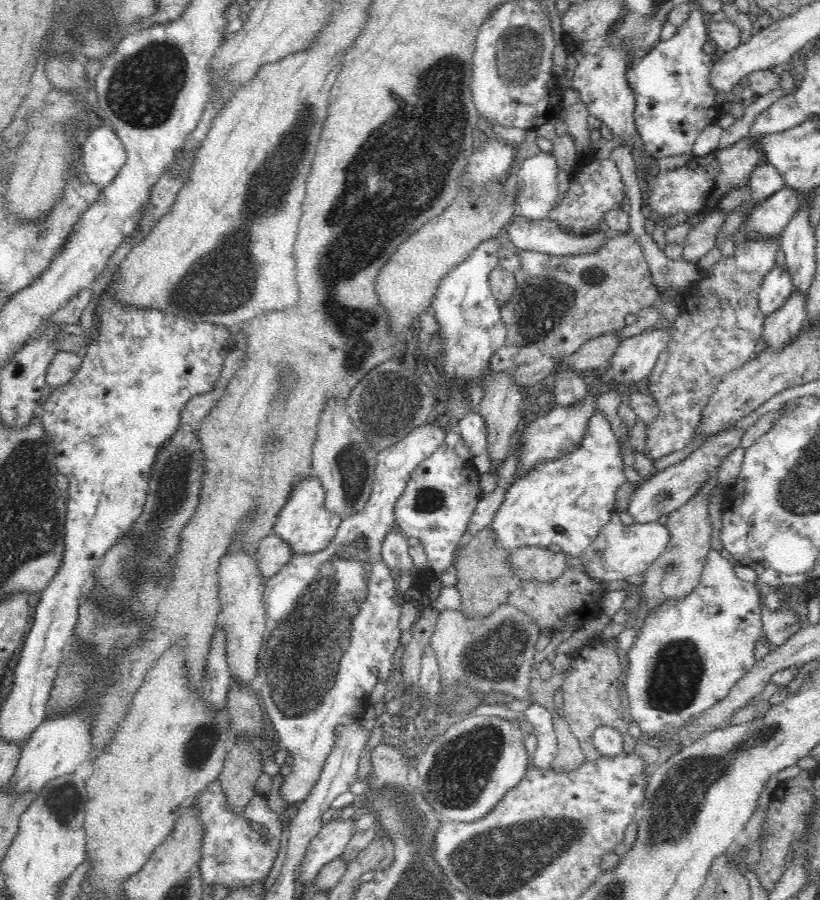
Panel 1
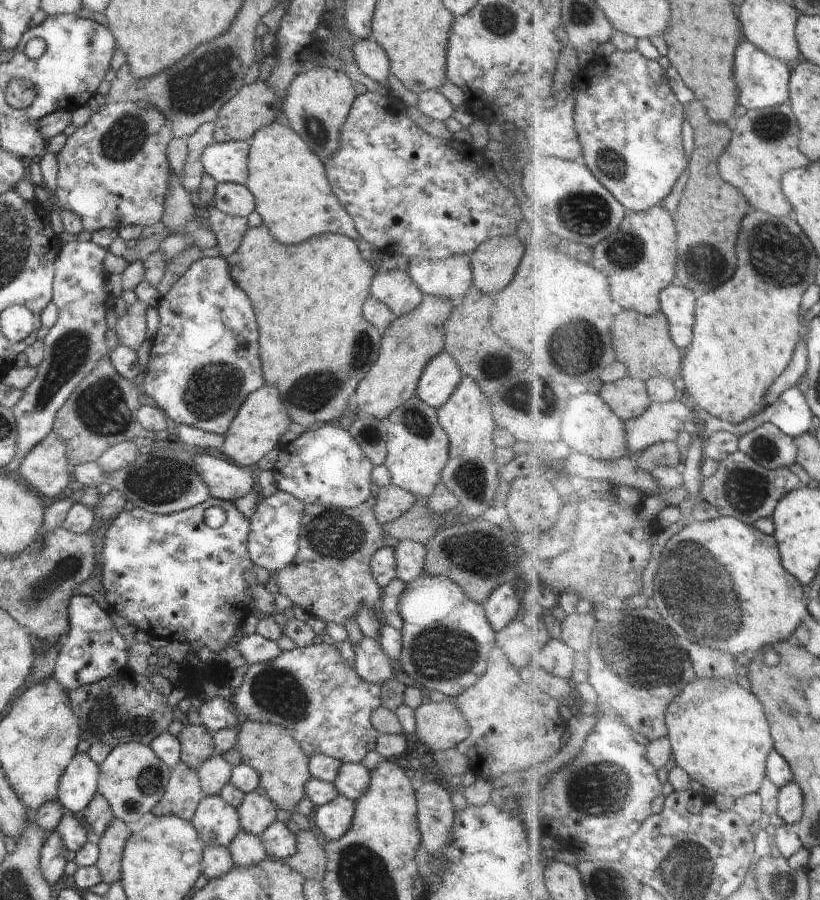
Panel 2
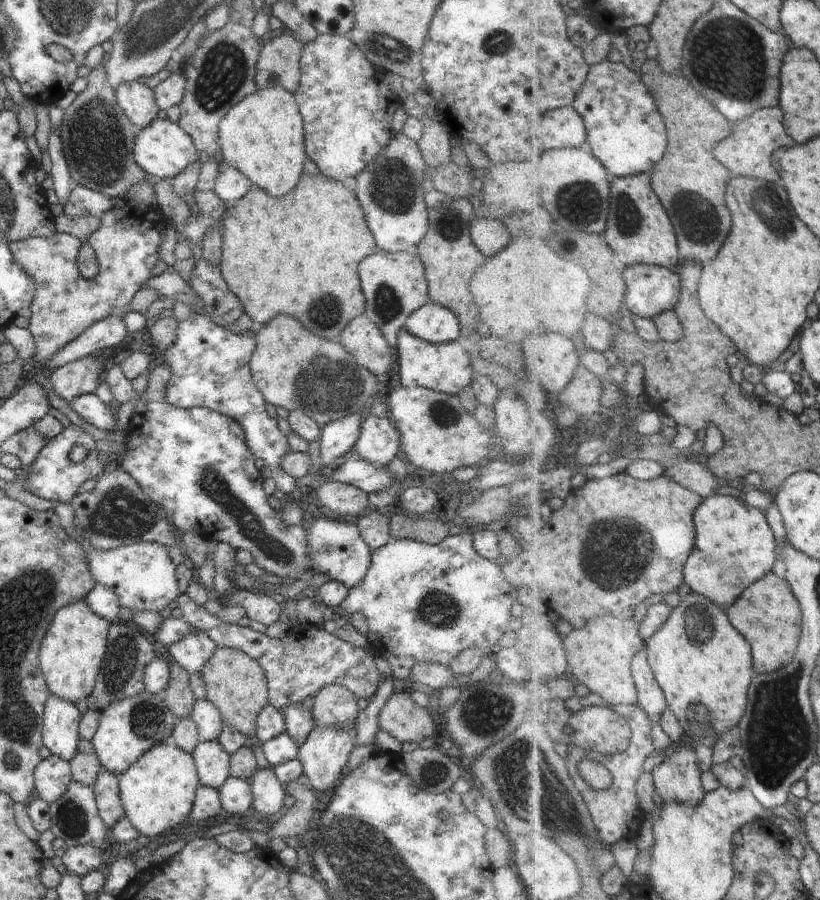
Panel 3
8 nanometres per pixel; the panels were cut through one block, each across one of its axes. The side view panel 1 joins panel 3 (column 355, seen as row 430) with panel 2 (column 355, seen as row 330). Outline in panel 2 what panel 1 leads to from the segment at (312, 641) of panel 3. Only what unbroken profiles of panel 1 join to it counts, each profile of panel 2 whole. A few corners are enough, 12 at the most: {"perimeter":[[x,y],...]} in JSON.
{"perimeter":[[318,640],[249,666],[231,702],[308,757],[360,763],[381,688]]}

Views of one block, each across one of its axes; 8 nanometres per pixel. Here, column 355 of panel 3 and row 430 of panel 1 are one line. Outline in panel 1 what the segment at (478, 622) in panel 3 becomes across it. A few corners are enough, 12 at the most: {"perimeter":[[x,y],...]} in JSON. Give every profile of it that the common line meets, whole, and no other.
{"perimeter":[[596,410],[578,449],[507,490],[495,545],[581,557],[627,482]]}

